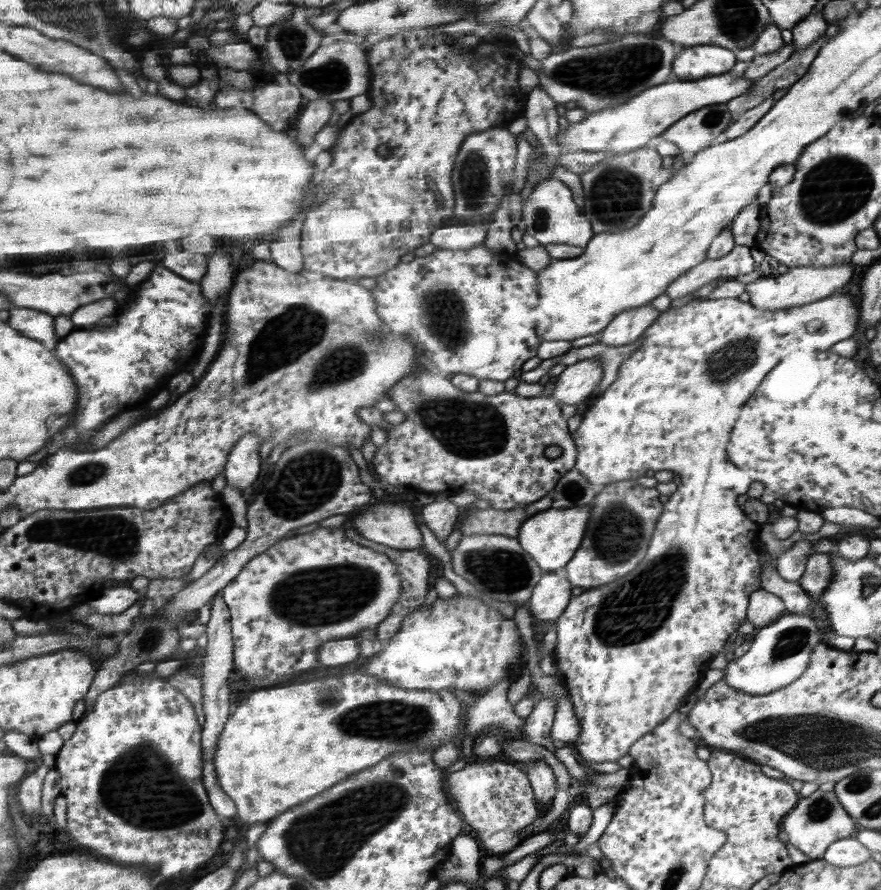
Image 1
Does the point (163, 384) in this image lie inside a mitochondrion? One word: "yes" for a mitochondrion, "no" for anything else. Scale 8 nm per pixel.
no

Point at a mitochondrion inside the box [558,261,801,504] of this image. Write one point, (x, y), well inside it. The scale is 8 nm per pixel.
(735, 358)

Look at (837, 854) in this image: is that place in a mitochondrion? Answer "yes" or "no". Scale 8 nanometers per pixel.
no

